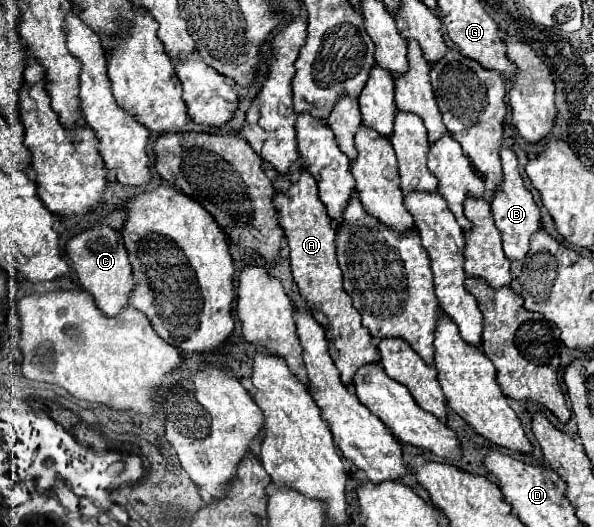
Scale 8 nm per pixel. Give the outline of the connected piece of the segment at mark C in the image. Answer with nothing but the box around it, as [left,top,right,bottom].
[65,225,133,315]

